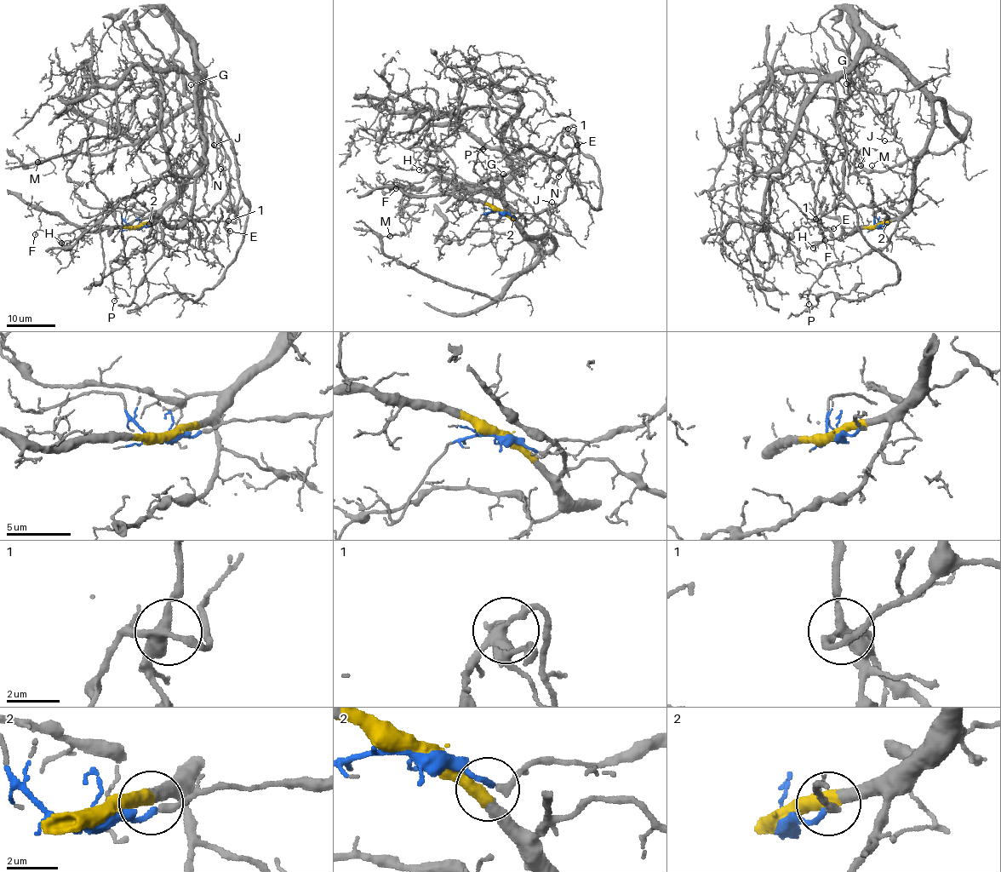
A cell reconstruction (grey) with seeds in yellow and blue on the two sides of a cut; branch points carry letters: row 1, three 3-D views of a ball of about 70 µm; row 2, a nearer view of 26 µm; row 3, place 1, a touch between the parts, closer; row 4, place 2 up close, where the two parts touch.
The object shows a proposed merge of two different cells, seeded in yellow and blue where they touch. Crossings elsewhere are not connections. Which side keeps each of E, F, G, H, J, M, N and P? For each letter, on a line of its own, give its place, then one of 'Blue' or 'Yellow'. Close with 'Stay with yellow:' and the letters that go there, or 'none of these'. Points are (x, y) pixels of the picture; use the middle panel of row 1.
E: Place: (577, 145). Blue
F: Place: (396, 188). Yellow
G: Place: (503, 174). Blue
H: Place: (419, 169). Yellow
J: Place: (551, 202). Blue
M: Place: (390, 236). Yellow
N: Place: (558, 176). Blue
P: Place: (483, 149). Yellow
Stay with yellow: F, H, M, P

